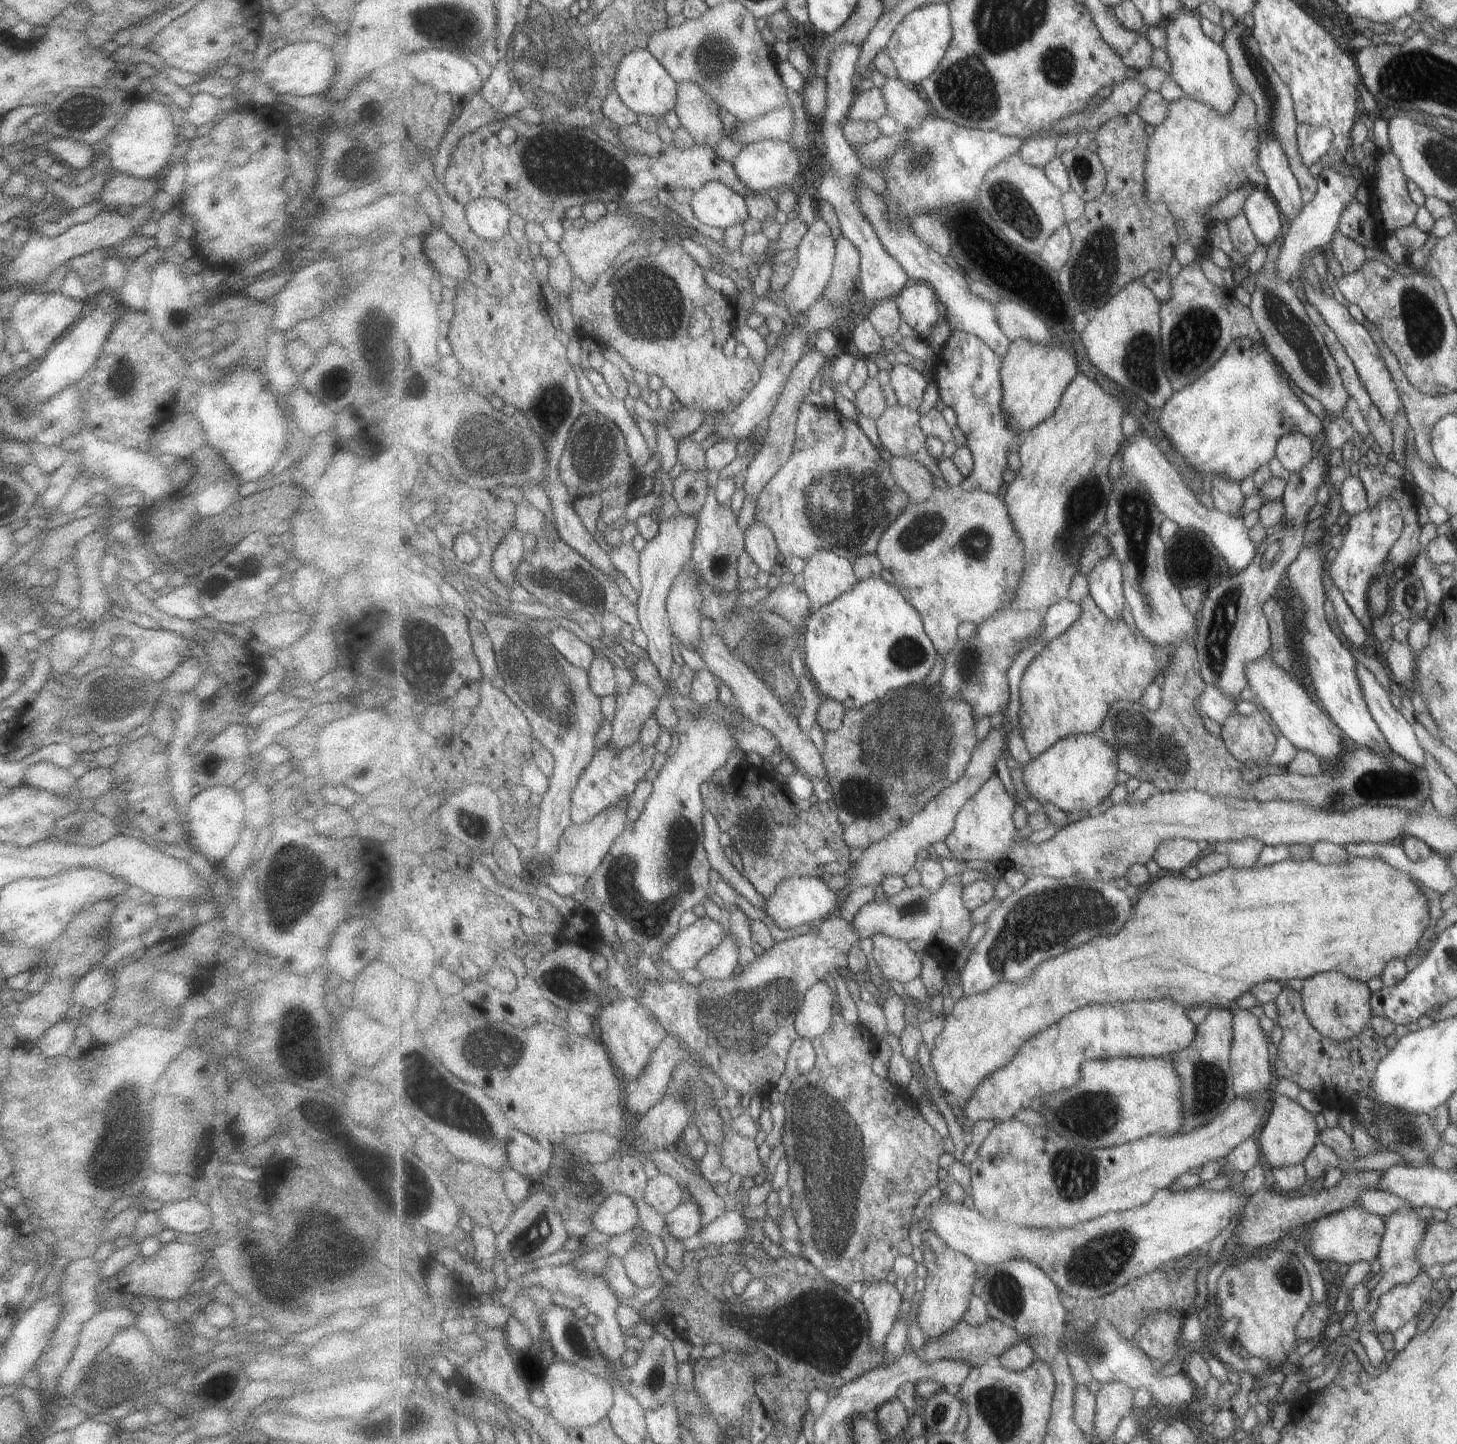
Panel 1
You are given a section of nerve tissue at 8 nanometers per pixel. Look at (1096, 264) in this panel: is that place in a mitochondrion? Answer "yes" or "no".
yes

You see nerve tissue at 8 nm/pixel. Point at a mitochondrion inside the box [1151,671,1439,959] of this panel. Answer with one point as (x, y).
(1393, 783)

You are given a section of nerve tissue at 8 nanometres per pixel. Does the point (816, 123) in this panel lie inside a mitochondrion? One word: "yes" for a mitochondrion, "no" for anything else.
no

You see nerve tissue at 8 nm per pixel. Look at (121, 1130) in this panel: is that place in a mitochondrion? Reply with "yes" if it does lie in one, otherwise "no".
yes

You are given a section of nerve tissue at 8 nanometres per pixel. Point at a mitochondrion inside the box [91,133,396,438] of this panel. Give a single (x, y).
(119, 380)

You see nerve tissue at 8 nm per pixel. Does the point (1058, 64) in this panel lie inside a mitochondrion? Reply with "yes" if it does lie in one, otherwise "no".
yes

